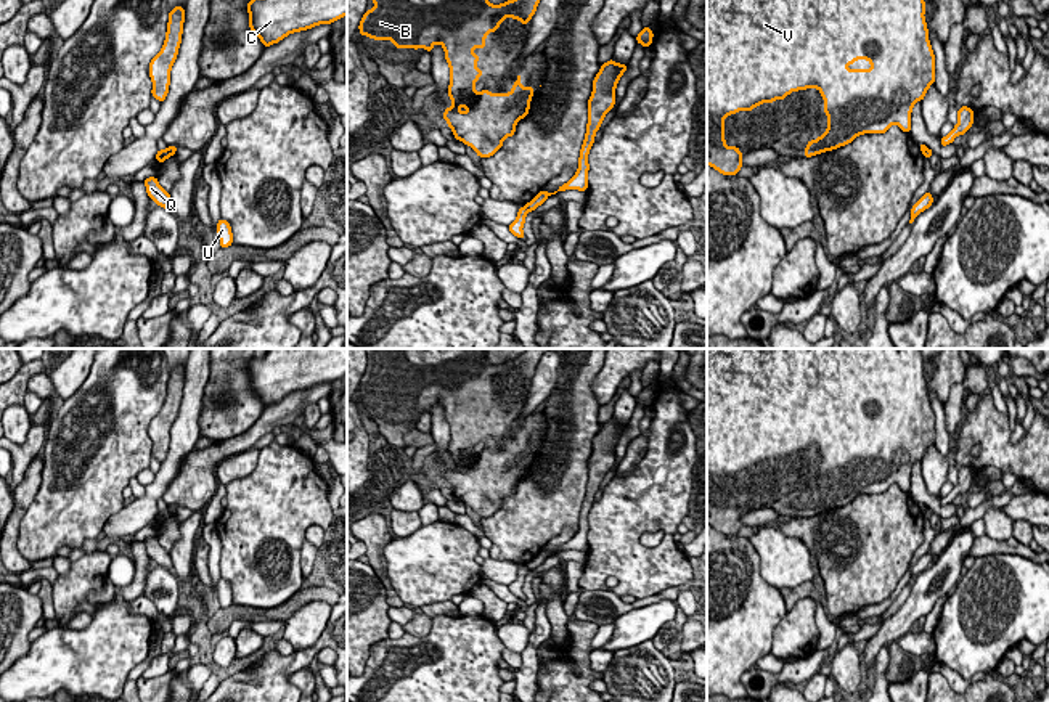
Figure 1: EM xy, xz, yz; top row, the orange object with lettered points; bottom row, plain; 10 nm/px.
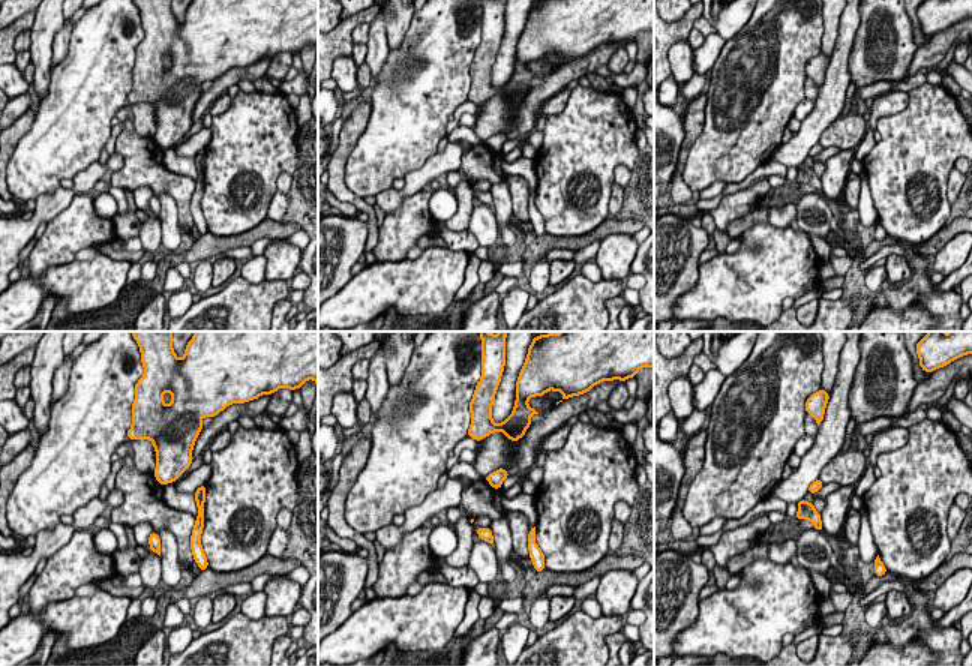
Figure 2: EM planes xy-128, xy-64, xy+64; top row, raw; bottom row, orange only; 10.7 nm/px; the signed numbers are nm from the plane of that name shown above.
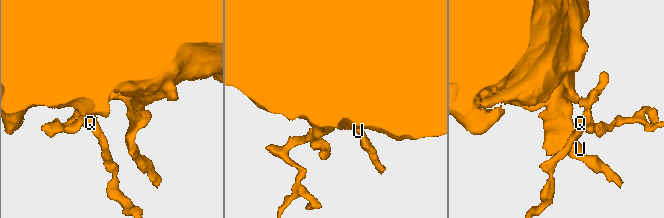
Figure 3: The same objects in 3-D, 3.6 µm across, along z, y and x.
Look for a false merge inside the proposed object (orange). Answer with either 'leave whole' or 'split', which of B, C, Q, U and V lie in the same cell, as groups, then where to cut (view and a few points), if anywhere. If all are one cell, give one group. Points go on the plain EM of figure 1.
split; B C U V / Q; cut in xz along (526, 564), (530, 569)

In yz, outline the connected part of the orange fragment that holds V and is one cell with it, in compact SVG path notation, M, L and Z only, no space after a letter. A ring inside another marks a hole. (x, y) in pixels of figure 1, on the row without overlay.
M707 349L707 524L723 535L737 535L742 525L742 512L737 506L726 506L725 477L739 471L752 471L763 463L784 459L790 451L818 448L824 458L827 488L814 501L808 500L805 517L837 509L851 503L863 493L885 493L893 484L906 493L911 490L911 472L917 461L922 461L929 447L935 443L935 414L929 400L929 389L924 378L925 361L920 349ZM858 419L867 419L869 429L848 429Z

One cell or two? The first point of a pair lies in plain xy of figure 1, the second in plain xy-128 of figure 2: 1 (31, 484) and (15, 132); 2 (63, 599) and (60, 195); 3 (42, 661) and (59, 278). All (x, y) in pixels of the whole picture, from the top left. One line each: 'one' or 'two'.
1: one
2: two
3: one

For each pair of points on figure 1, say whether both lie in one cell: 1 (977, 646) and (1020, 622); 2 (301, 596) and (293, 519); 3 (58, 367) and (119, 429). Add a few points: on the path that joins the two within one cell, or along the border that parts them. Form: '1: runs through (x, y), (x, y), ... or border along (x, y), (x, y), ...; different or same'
1: runs through (988, 643), (995, 641), (1009, 627); same
2: border along (301, 587), (285, 601), (267, 609); different
3: border along (92, 365), (85, 381), (65, 400); different

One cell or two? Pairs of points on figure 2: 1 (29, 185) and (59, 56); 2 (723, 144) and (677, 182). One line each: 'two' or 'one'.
1: two
2: two

